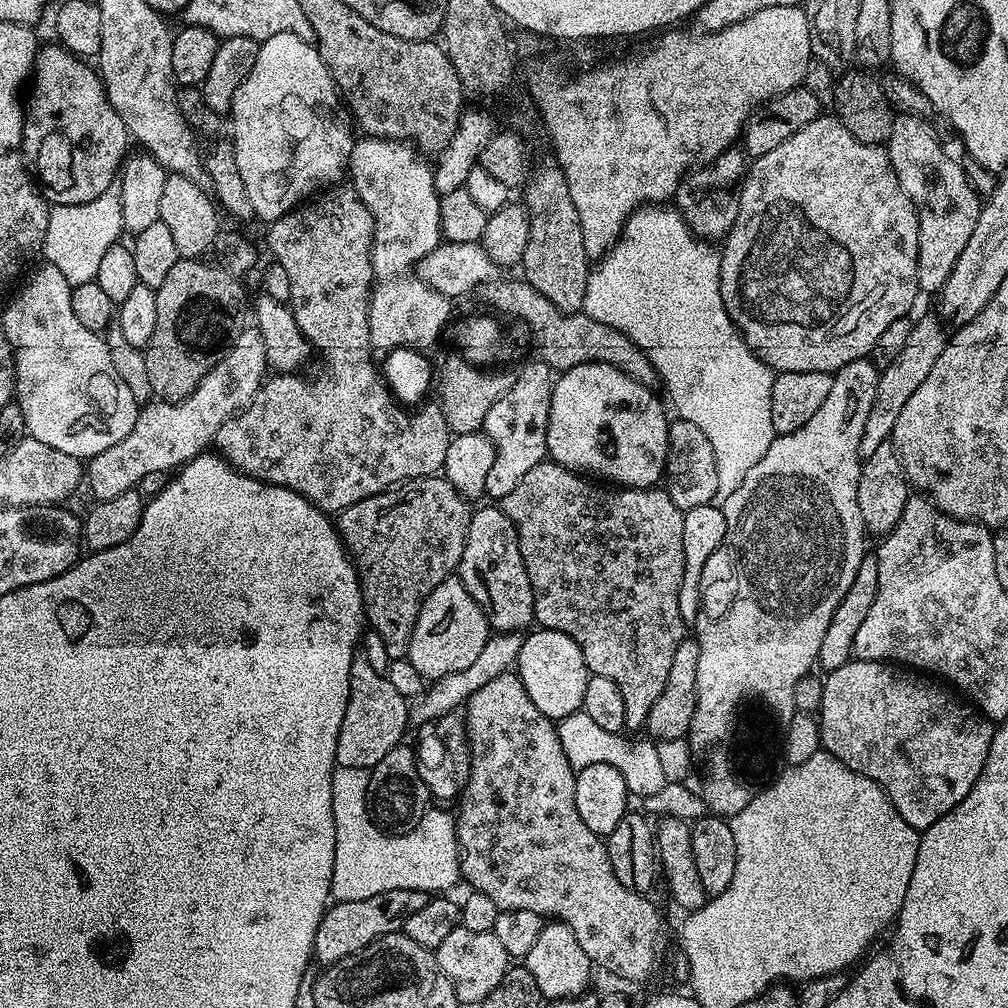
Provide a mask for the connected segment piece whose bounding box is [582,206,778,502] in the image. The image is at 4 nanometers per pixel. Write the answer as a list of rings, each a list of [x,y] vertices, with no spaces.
[[[645,206],[629,216],[620,239],[597,263],[601,264],[591,269],[582,311],[629,336],[654,366],[659,383],[668,387],[668,396],[676,407],[675,415],[686,422],[694,422],[694,426],[710,438],[714,462],[718,462],[716,500],[723,502],[742,486],[742,478],[758,466],[758,458],[770,450],[770,442],[778,435],[770,418],[774,373],[766,362],[752,353],[730,314],[726,314],[720,293],[720,252],[712,249],[715,247],[709,241],[692,235],[679,211],[668,207]]]

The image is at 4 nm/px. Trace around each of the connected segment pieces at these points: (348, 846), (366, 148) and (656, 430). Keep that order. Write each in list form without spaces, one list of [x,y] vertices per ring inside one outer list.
[[[358,766],[337,767],[332,774],[332,890],[330,893],[333,901],[342,900],[365,900],[374,898],[374,894],[386,894],[386,890],[418,890],[429,894],[444,894],[457,883],[461,883],[460,875],[460,847],[458,846],[458,834],[456,833],[456,817],[452,812],[443,812],[445,810],[440,806],[429,807],[425,812],[422,822],[414,830],[403,834],[389,834],[379,827],[368,806],[368,787],[370,786],[370,772],[367,768]]]
[[[364,136],[352,145],[352,156],[348,159],[351,187],[360,195],[374,222],[372,235],[372,270],[373,273],[388,276],[391,272],[400,272],[403,268],[411,269],[417,260],[430,254],[442,243],[440,234],[440,197],[434,186],[434,171],[431,163],[427,164],[411,143],[402,140],[379,140],[376,136]]]
[[[609,364],[563,369],[555,377],[550,398],[546,442],[551,463],[616,486],[657,487],[668,460],[670,416],[664,413],[656,394]]]

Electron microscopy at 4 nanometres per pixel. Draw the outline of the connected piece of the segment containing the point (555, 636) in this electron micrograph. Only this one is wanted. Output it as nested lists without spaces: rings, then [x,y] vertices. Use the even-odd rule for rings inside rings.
[[[549,628],[529,631],[521,639],[514,668],[522,684],[526,686],[530,702],[534,702],[534,706],[538,706],[538,710],[542,710],[542,714],[552,721],[559,722],[583,709],[590,673],[582,650],[578,642],[574,642],[574,638]]]

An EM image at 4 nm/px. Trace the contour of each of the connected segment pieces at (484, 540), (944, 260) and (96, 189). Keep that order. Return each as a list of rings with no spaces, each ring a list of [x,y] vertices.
[[[477,507],[473,511],[458,575],[470,598],[474,598],[482,614],[486,614],[489,629],[493,633],[523,633],[533,627],[536,619],[534,590],[526,574],[526,562],[522,562],[522,550],[518,546],[518,530],[514,530],[514,522],[510,522],[503,507],[492,507],[496,508]]]
[[[897,115],[886,145],[894,174],[904,193],[912,199],[920,223],[916,283],[921,293],[932,294],[939,293],[946,278],[950,278],[958,254],[966,250],[966,242],[970,242],[970,234],[974,234],[974,222],[978,222],[982,207],[981,197],[970,188],[958,162],[946,154],[941,137],[936,136],[922,118]]]
[[[53,42],[39,49],[36,54],[34,75],[30,80],[32,97],[27,97],[24,109],[24,155],[36,156],[34,176],[42,189],[43,195],[52,204],[87,204],[94,202],[107,190],[113,187],[118,173],[129,151],[130,137],[124,130],[124,124],[118,118],[114,106],[110,106],[108,95],[100,73],[84,60],[71,56],[67,47]]]

